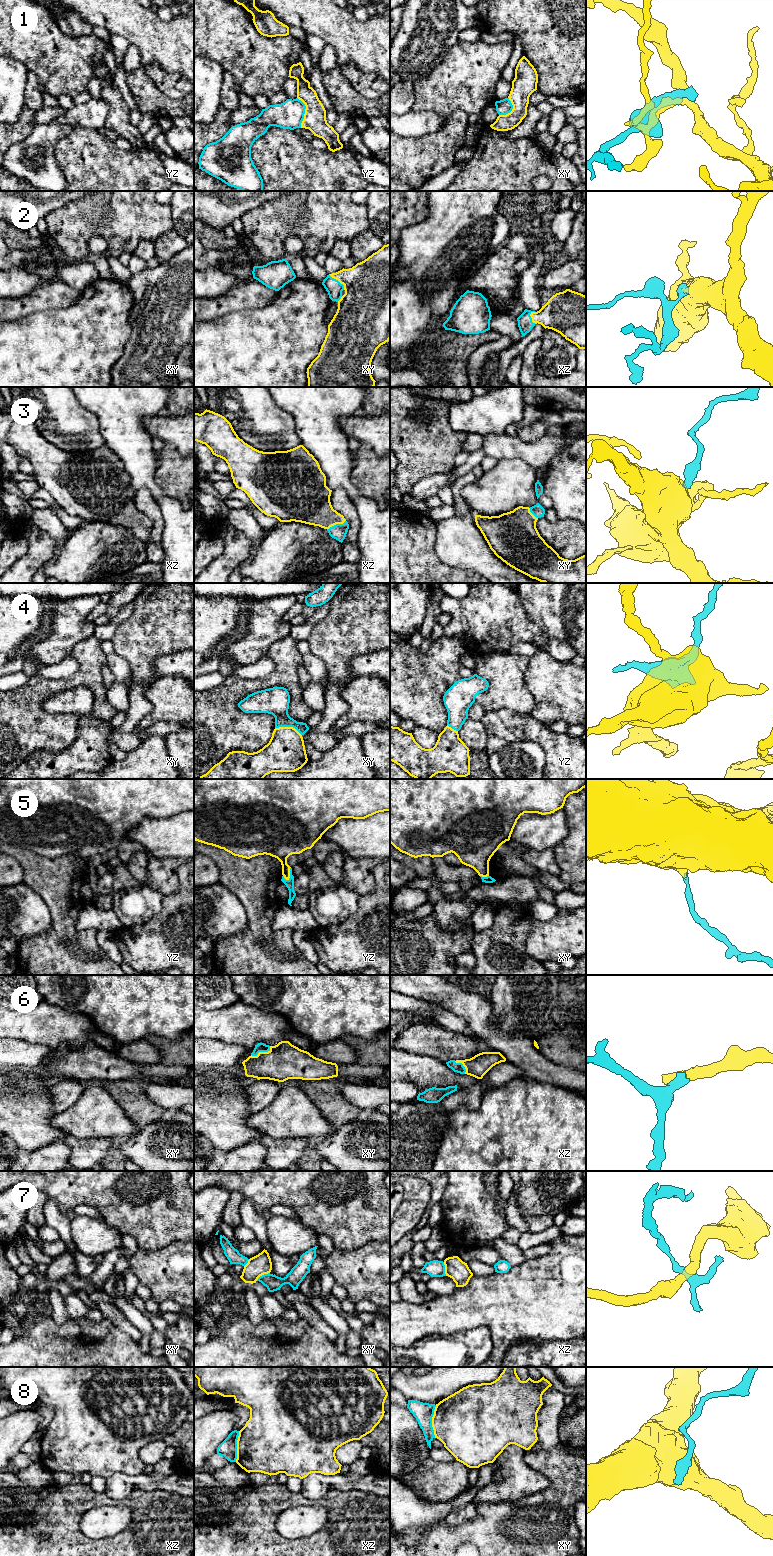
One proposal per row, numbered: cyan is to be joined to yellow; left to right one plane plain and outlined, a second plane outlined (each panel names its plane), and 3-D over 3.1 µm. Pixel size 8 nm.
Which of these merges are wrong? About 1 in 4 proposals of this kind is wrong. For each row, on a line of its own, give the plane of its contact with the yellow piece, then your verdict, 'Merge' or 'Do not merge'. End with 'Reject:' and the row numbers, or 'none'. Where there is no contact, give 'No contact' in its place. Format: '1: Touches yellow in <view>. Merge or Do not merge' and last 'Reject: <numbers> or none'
1: Touches yellow in yz. Do not merge
2: Touches yellow in xy. Merge
3: Touches yellow in xz. Merge
4: Touches yellow in xy. Merge
5: Touches yellow in yz. Merge
6: Touches yellow in xy. Merge
7: Touches yellow in xy. Do not merge
8: Touches yellow in xy. Do not merge
Reject: 1, 7, 8

